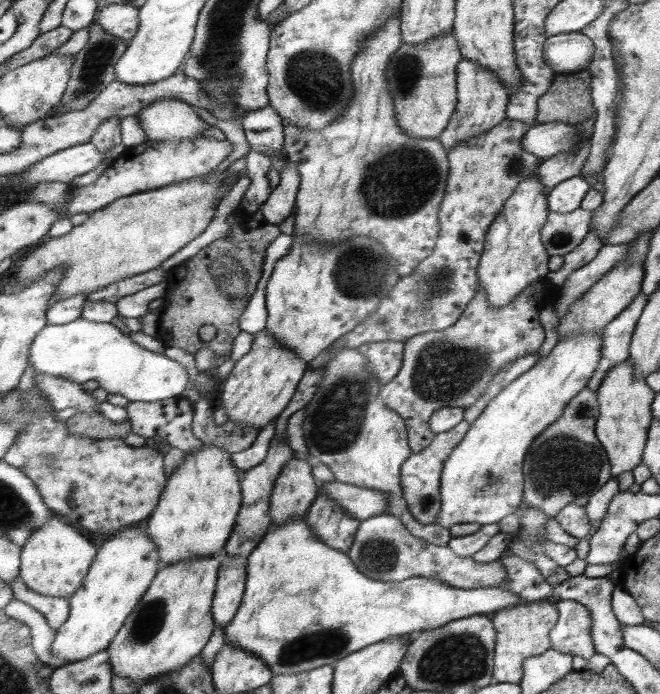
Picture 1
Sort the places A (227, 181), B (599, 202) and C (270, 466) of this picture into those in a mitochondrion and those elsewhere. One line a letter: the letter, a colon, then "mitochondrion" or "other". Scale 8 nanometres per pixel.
A: other
B: other
C: other

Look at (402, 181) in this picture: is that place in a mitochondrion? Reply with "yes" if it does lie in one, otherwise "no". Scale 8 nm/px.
yes

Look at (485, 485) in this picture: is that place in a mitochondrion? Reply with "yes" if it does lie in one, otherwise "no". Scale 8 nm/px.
yes

